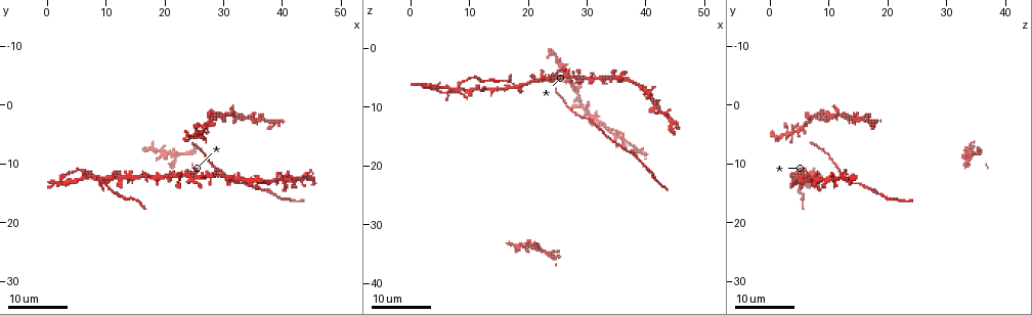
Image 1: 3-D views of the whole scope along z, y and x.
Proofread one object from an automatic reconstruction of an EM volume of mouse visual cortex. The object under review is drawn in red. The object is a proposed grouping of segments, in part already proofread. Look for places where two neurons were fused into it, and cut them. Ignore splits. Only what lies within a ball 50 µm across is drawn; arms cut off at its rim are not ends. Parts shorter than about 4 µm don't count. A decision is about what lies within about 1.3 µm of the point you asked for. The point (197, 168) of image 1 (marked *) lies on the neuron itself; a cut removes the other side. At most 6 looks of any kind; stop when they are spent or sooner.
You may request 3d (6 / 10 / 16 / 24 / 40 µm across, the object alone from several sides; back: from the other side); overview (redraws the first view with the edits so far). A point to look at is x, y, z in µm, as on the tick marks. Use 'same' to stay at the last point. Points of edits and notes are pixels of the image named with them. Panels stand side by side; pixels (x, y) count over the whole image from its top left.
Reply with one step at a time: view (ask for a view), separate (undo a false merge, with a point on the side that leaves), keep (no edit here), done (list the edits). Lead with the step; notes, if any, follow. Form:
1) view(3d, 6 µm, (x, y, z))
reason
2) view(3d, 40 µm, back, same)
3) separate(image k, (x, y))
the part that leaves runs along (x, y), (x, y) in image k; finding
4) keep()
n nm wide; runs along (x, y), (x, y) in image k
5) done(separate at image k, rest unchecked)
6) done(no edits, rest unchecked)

view(3d, 16 µm, (26.0, 4.5, 4.0))

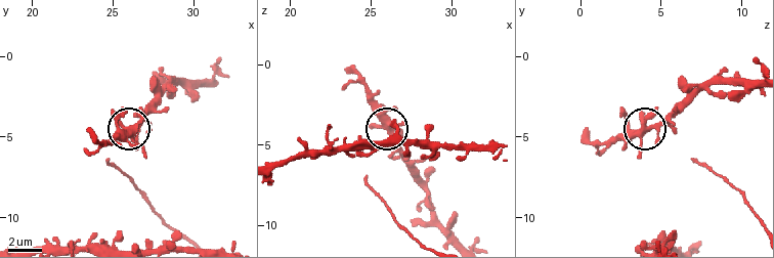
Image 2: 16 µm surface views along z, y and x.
view(3d, 6 µm, (26.2, 4.5, 4.0))

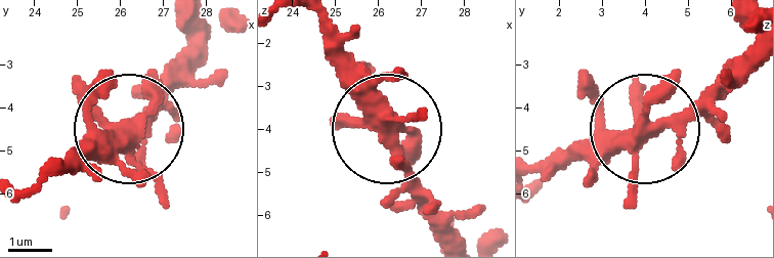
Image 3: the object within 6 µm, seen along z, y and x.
keep()
one neuron here

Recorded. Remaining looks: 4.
view(3d, 16 µm, (34.5, 2.0, 15.0))

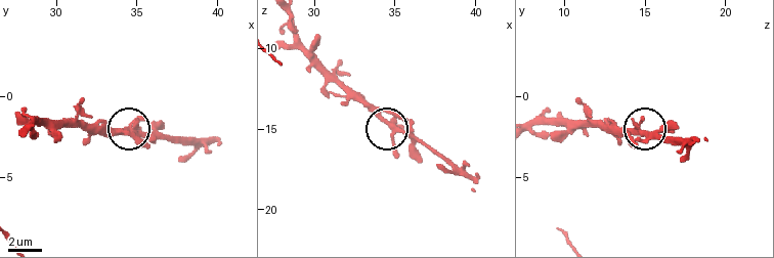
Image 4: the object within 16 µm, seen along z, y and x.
view(3d, 6 µm, (34.8, 2.3, 14.8))

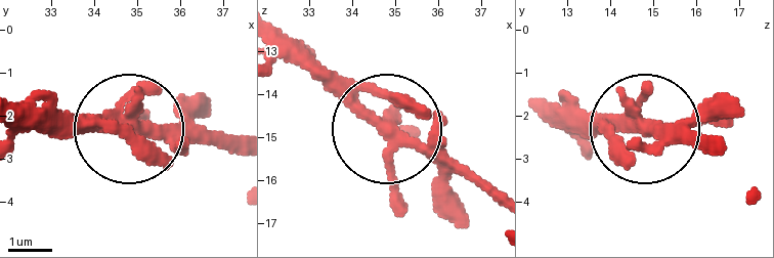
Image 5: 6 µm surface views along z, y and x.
keep()
290 nm wide; all the same neuron

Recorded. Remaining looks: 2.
done(no edits, rest unchecked)

